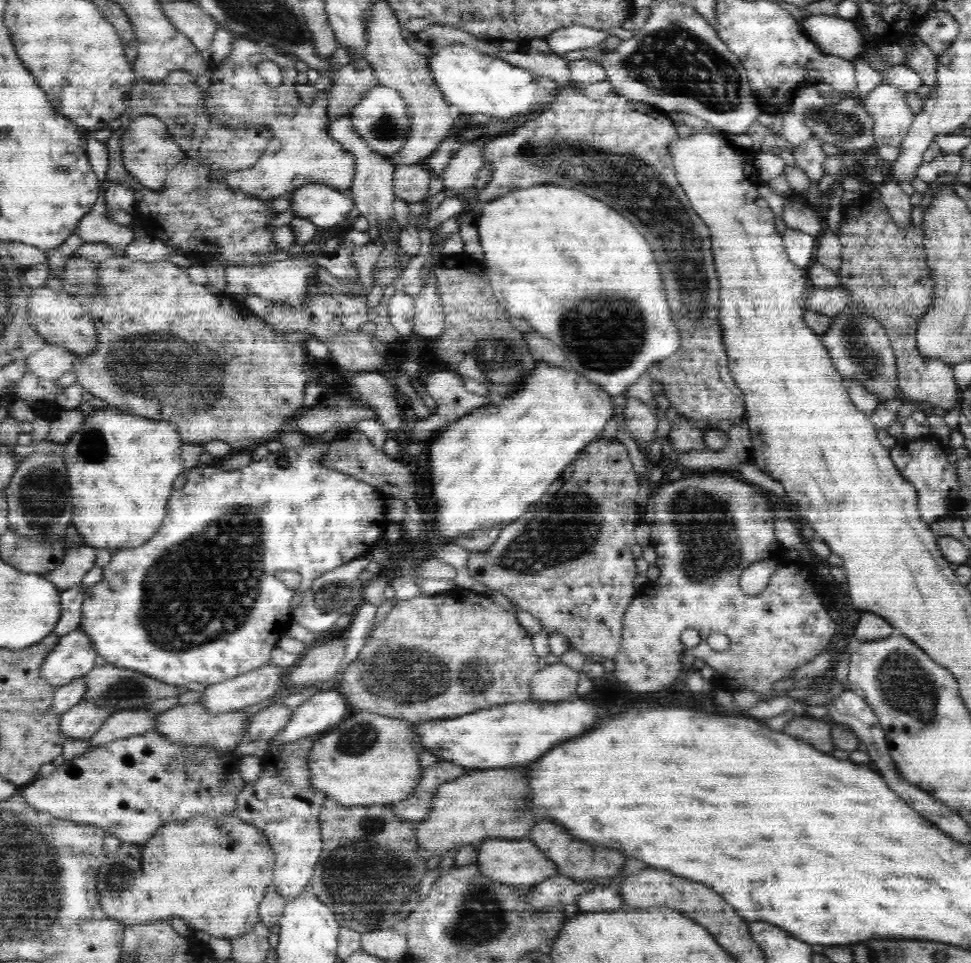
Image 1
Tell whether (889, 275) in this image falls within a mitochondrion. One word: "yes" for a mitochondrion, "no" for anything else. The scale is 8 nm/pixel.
no

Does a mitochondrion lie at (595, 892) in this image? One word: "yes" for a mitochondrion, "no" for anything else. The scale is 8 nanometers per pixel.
no

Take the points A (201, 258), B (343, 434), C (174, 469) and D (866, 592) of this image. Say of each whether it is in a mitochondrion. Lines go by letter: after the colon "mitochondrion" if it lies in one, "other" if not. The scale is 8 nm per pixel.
A: other
B: other
C: other
D: other

